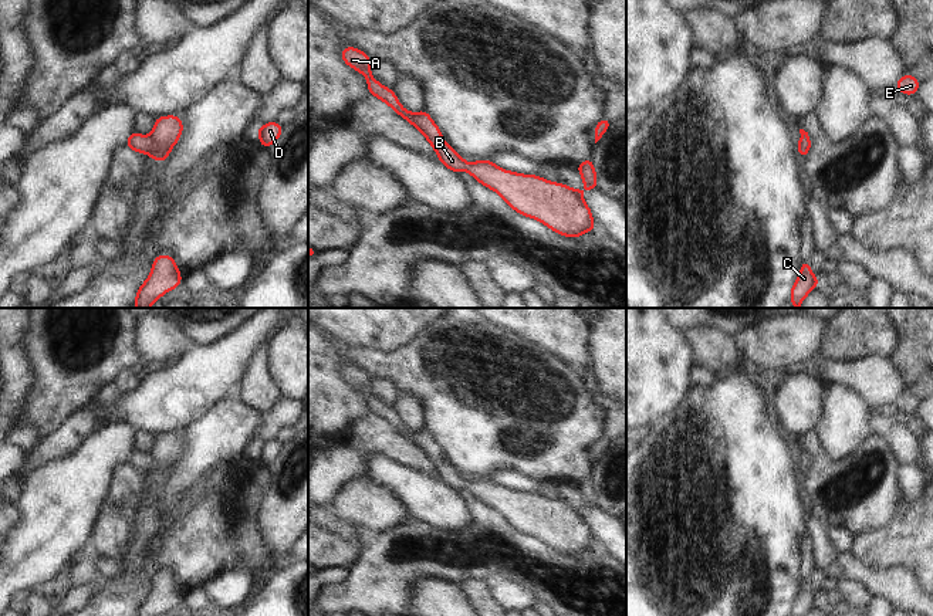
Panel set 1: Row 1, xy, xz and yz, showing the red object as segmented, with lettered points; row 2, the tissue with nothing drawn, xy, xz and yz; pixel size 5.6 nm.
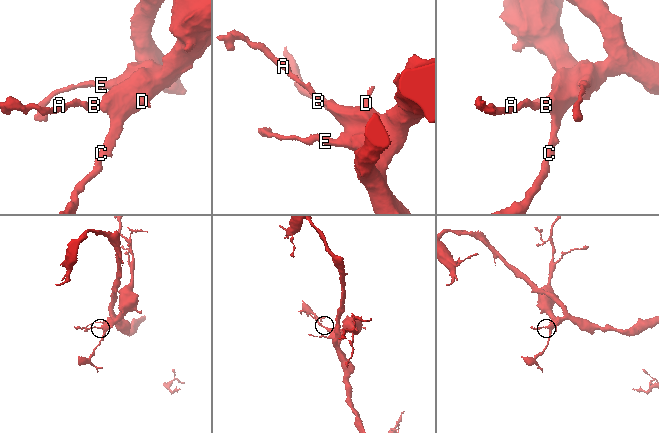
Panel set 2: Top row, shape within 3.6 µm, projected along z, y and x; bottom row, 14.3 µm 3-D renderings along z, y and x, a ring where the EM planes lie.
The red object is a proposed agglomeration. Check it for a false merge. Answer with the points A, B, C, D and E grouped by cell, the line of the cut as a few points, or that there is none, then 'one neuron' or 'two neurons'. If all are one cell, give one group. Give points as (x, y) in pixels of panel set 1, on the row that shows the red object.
groups A B C D E; cut none; one neuron

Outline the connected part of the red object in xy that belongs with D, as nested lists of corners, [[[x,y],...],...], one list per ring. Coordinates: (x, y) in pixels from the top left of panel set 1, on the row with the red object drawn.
[[[275,121],[258,126],[257,135],[261,146],[268,149],[280,138],[281,132],[283,132],[283,125],[280,125]]]

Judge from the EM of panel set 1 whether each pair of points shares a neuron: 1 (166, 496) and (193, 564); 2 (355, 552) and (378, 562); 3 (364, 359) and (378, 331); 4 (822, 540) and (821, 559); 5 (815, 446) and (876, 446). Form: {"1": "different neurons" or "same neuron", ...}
{"1": "different neurons", "2": "different neurons", "3": "different neurons", "4": "same neuron", "5": "same neuron"}

